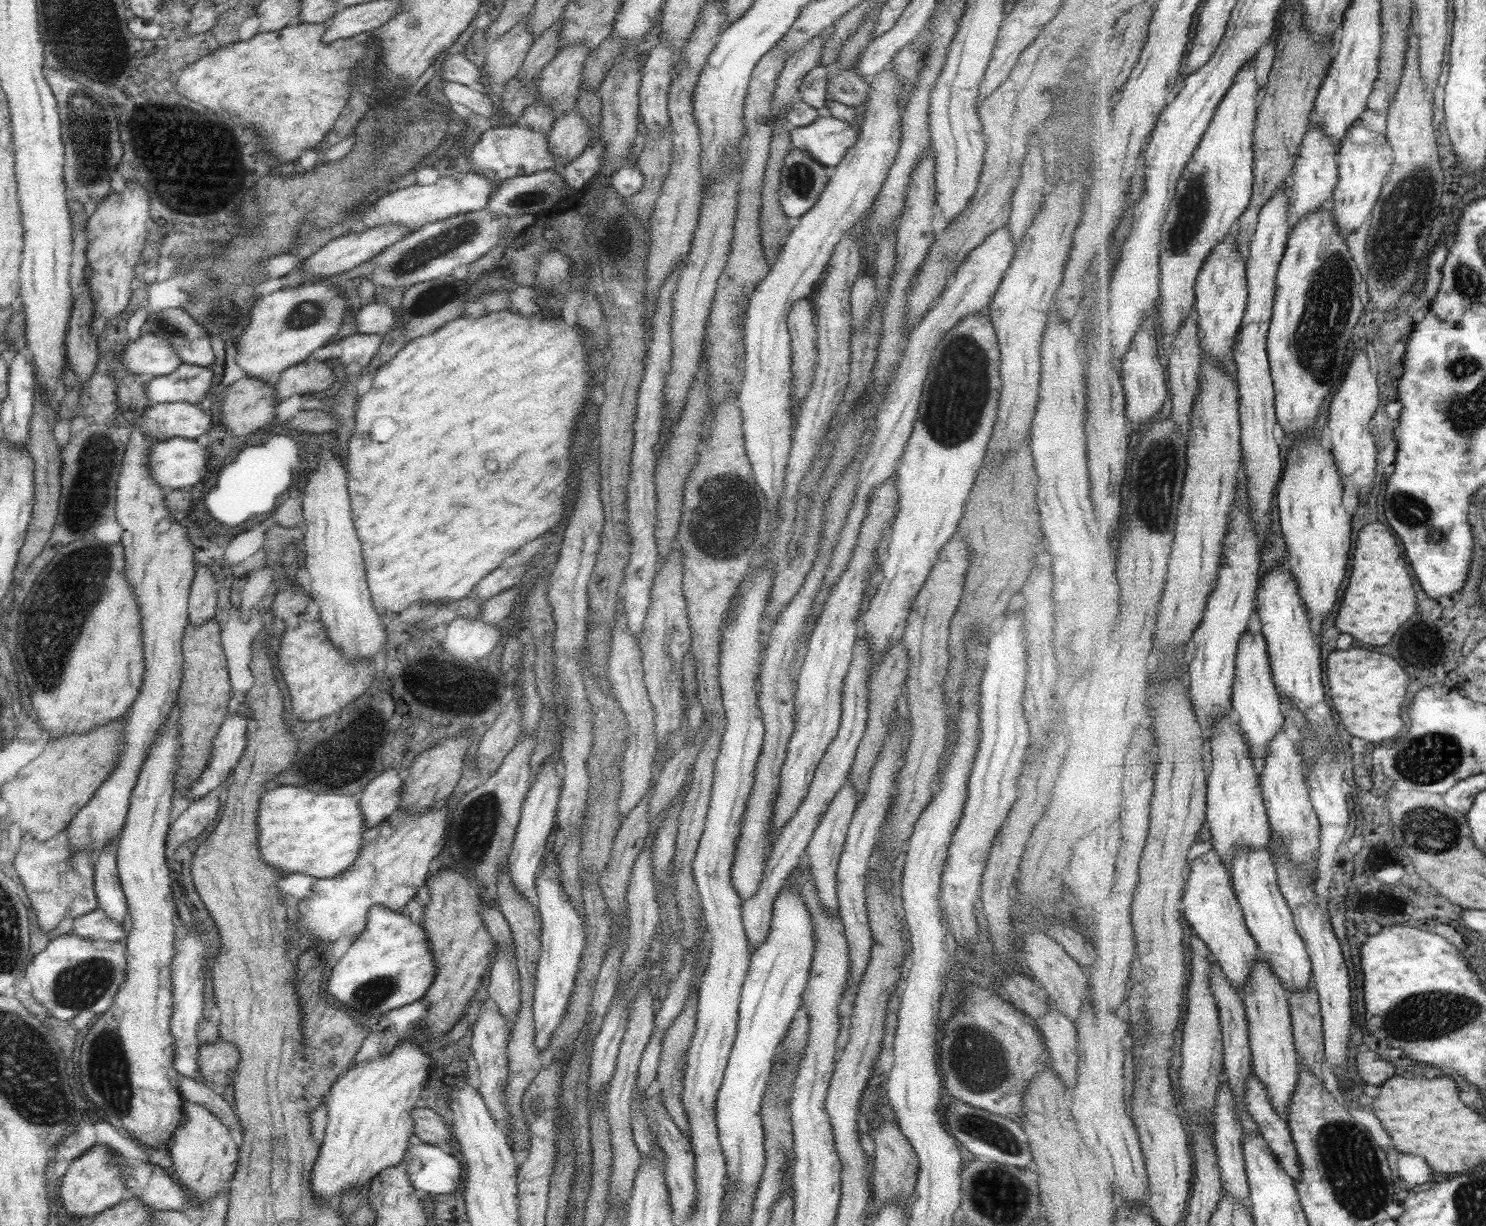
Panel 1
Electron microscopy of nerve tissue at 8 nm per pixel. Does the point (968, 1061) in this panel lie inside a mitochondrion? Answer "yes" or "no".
yes

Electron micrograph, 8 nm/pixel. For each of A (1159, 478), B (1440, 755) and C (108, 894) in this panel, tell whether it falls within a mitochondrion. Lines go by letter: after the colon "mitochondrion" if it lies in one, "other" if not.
A: mitochondrion
B: mitochondrion
C: other

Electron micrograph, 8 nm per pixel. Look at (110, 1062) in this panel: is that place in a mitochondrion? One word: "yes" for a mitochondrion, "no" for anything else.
yes

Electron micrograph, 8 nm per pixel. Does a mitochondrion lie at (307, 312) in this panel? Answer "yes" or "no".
yes

